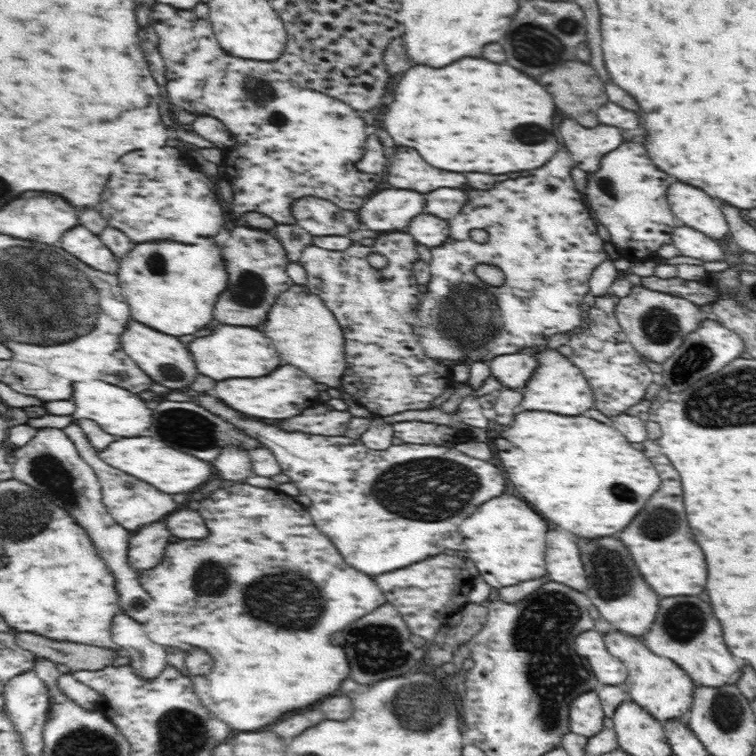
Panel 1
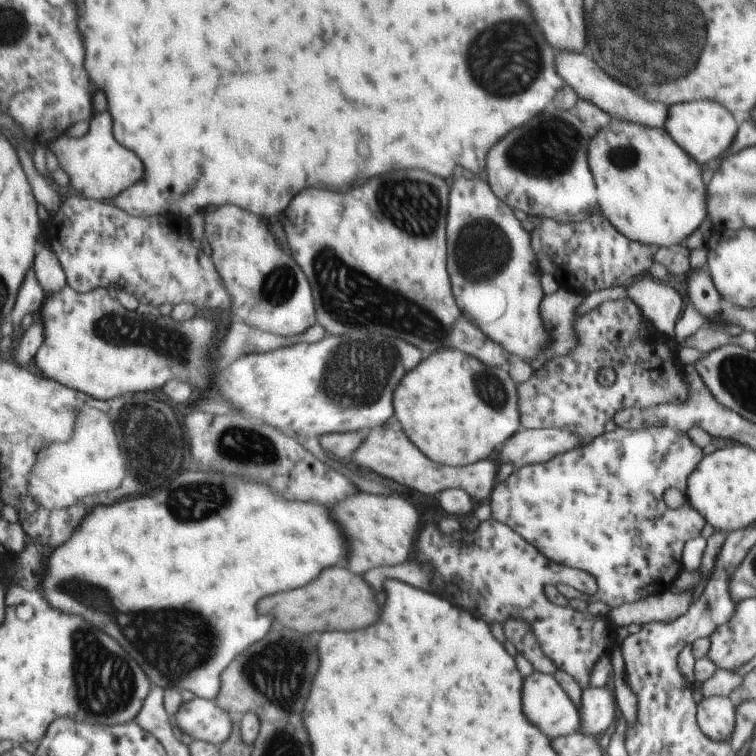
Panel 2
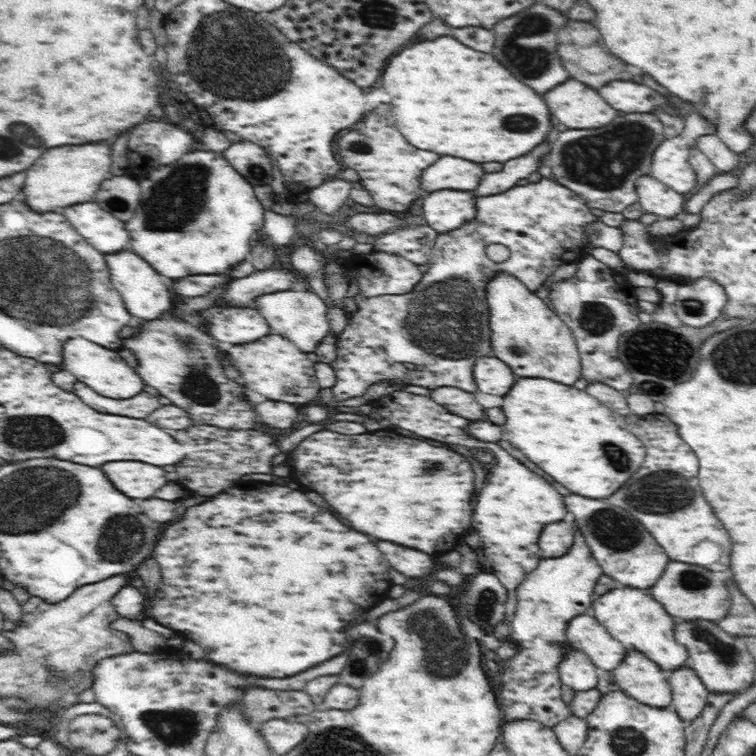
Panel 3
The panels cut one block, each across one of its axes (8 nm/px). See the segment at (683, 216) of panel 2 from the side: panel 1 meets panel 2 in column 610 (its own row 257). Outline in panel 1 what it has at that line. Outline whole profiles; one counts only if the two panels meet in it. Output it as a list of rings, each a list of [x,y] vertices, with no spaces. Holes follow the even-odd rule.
[[[216,238],[198,246],[158,242],[132,248],[118,260],[116,274],[131,311],[131,319],[175,338],[194,334],[212,320],[216,298],[229,284],[224,260],[226,258],[222,256]]]

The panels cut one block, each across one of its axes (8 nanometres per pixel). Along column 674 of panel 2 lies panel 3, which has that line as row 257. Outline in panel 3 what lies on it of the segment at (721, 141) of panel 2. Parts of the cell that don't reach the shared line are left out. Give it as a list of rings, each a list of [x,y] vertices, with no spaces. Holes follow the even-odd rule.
[[[130,248],[121,250],[118,254],[105,254],[104,258],[109,268],[111,283],[121,294],[126,309],[132,318],[144,321],[156,320],[164,313],[174,310],[167,278],[157,273],[152,265],[144,261],[144,258],[134,254]]]

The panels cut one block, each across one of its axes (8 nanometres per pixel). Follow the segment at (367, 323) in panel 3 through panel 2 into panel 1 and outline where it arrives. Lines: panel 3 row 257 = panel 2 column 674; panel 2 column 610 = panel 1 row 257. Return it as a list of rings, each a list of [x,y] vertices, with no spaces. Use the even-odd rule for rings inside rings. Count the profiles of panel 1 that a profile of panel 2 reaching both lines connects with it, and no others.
[[[559,147],[559,150],[554,154],[554,158],[550,162],[546,162],[546,166],[540,166],[538,170],[532,170],[528,176],[520,176],[516,180],[506,180],[496,184],[492,190],[470,190],[470,202],[458,212],[456,218],[450,220],[450,236],[448,242],[442,246],[430,249],[432,258],[430,258],[430,280],[426,285],[426,293],[422,294],[422,302],[418,303],[418,328],[417,333],[422,337],[419,344],[424,349],[425,355],[428,358],[436,358],[440,361],[462,361],[464,365],[470,365],[473,362],[488,363],[495,357],[500,355],[516,354],[523,348],[529,346],[545,346],[548,338],[558,333],[569,333],[578,330],[584,324],[585,314],[581,308],[584,303],[584,296],[589,292],[590,272],[594,270],[600,262],[604,262],[608,258],[604,250],[606,243],[598,234],[596,222],[592,216],[588,214],[586,206],[580,202],[580,194],[574,188],[574,182],[570,178],[570,170],[576,166],[575,160],[572,158],[567,147]],[[480,228],[486,230],[490,234],[490,240],[486,244],[476,244],[470,240],[468,232]],[[478,264],[494,264],[504,272],[504,284],[502,286],[490,286],[490,290],[486,290],[486,286],[478,280],[478,276],[474,274],[474,268]]]

